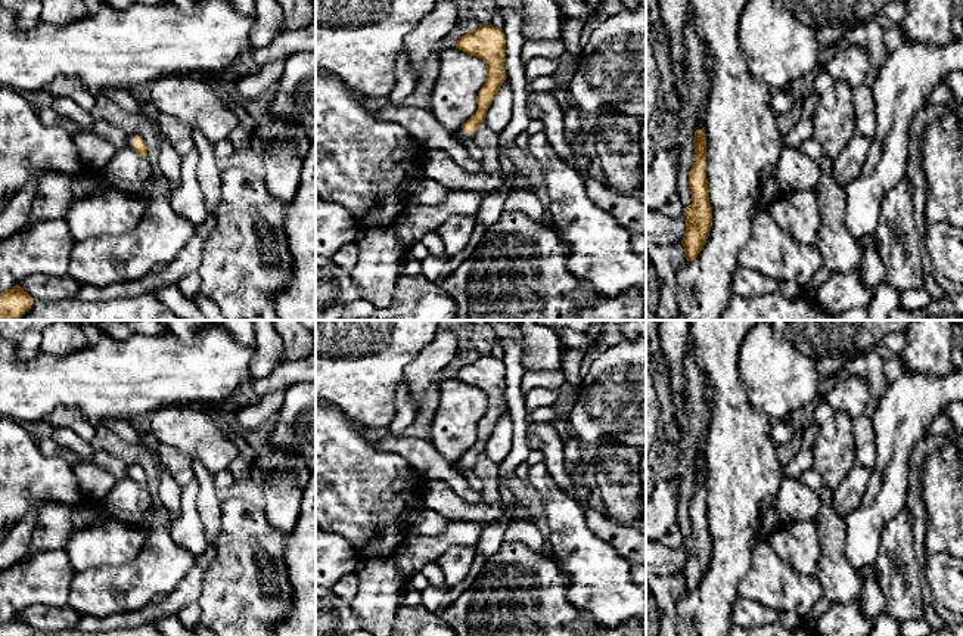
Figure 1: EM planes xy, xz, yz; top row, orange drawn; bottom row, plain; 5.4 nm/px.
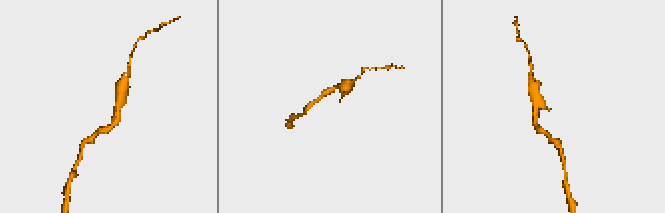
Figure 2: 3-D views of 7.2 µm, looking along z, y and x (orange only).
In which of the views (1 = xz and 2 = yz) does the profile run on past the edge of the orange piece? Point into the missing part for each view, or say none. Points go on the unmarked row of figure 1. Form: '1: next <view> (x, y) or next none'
1: next xz (460, 467)
2: next none

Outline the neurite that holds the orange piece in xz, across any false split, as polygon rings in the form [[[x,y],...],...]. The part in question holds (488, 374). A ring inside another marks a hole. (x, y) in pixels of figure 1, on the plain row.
[[[479,356],[457,370],[456,379],[482,390],[487,395],[487,410],[481,418],[476,443],[457,460],[454,469],[465,475],[485,452],[485,444],[506,410],[506,366],[501,359]]]

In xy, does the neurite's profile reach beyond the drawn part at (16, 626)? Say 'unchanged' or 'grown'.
unchanged

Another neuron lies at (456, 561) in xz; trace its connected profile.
[[[462,545],[451,546],[441,553],[435,562],[442,570],[447,587],[454,587],[466,577],[475,561],[475,555],[473,546]]]

